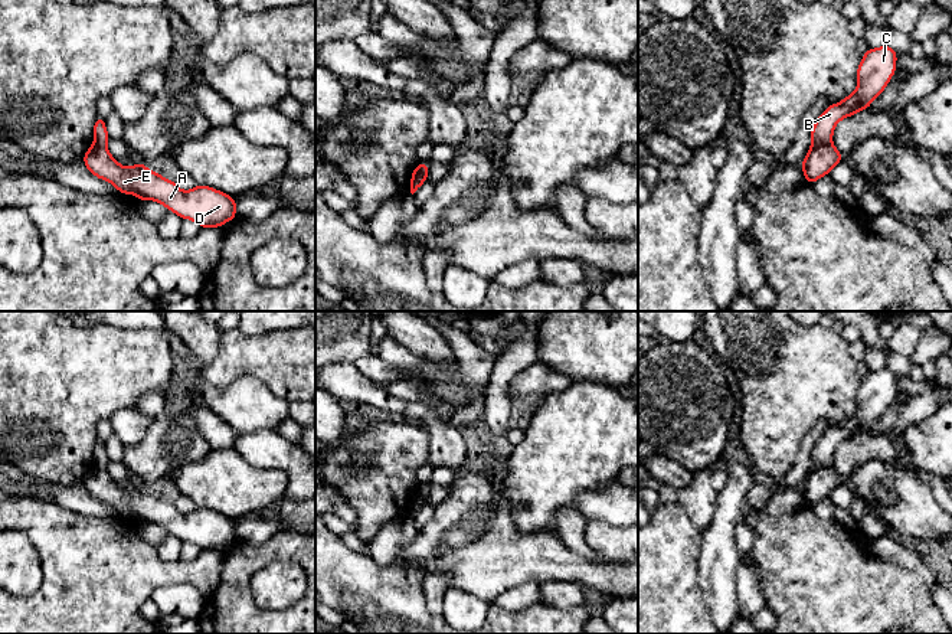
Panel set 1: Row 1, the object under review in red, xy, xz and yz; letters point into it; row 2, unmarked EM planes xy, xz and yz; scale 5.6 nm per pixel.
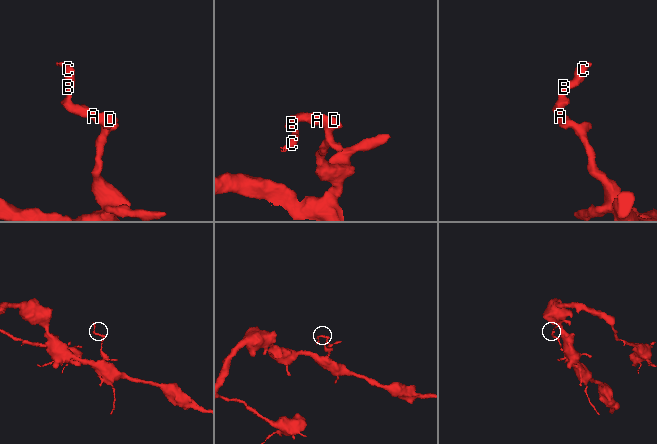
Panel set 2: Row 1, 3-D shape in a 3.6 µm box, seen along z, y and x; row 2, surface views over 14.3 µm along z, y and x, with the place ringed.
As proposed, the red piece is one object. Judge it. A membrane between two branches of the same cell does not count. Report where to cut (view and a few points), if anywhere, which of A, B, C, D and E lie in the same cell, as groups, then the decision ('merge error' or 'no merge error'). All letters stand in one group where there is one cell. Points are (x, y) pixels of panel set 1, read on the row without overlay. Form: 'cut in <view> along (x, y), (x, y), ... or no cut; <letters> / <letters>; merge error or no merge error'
cut in yz along (830, 463), (813, 469); A D E / B C; merge error

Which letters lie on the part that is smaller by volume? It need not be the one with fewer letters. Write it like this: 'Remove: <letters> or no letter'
Remove: B, C

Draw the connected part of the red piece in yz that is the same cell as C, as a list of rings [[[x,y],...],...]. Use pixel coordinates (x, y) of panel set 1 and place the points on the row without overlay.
[[[883,367],[867,372],[857,392],[857,412],[841,425],[828,428],[817,441],[811,452],[811,465],[822,467],[832,463],[832,454],[838,444],[861,432],[868,432],[871,424],[879,419],[896,393],[897,375]]]

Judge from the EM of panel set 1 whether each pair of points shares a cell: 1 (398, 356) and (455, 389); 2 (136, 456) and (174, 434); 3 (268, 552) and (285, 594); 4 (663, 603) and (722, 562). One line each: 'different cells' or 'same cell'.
1: same cell
2: same cell
3: different cells
4: different cells

